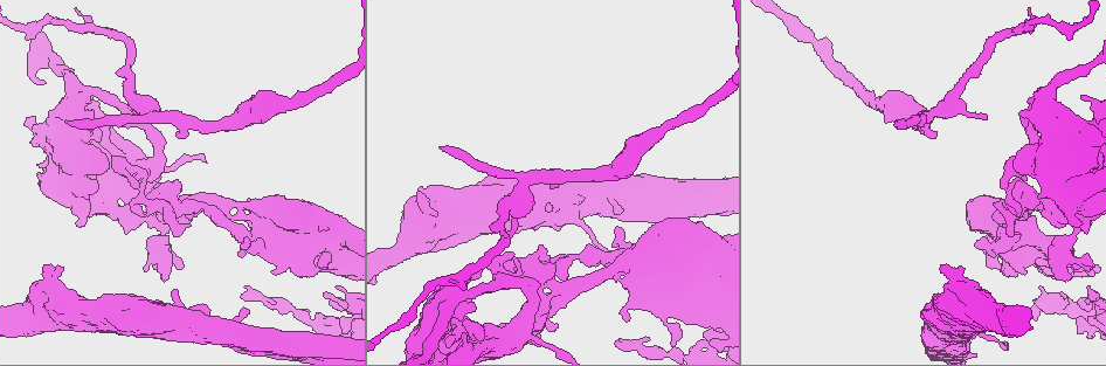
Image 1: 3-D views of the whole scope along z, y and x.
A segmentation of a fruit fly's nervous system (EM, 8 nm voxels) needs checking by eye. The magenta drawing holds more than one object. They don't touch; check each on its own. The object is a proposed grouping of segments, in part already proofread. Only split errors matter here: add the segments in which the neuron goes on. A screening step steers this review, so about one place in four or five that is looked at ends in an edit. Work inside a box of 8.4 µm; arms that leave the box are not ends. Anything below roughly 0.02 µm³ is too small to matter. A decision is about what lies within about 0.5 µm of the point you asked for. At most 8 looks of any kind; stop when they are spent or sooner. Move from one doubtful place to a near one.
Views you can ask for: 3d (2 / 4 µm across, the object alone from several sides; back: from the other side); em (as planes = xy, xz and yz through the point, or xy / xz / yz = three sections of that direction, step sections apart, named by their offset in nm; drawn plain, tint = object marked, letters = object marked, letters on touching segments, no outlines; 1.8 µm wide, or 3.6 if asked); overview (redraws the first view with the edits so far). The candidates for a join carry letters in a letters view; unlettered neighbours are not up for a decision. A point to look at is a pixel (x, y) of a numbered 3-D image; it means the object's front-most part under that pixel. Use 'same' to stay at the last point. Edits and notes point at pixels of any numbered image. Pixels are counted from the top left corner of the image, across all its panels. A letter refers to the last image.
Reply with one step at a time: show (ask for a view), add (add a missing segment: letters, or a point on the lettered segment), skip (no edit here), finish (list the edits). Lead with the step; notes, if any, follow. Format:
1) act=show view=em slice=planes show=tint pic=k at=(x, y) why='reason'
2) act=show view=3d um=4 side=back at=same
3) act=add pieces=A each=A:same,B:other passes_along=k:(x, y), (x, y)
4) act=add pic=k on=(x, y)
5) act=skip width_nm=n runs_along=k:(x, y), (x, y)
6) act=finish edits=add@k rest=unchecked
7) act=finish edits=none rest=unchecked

act=show view=3d um=2 pic=1 at=(1041, 287) why='free end'

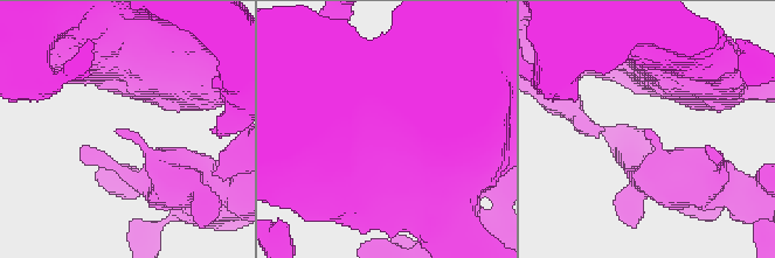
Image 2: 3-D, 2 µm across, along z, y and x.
act=show view=em slice=planes show=letters pic=2 at=(648, 128) why='now the EM'

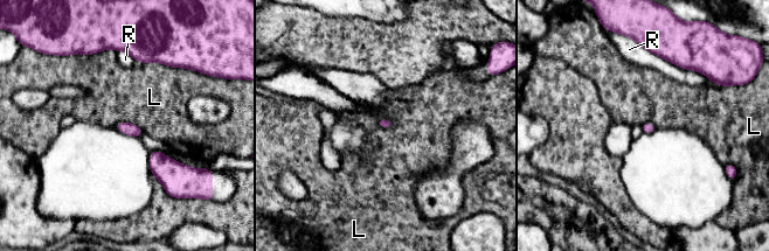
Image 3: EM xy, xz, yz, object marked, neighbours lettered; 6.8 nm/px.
act=skip longest_contact=R:600nm each=L:other,R:other found='none of them fits'

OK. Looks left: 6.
act=show view=3d um=2 pic=1 at=(968, 344) why='branch stops here'

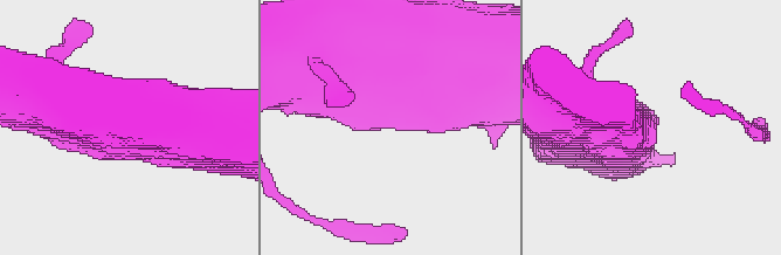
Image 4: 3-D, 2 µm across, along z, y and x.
act=show view=em slice=planes show=plain pic=4 at=(657, 123) why='shape alone is not enough'

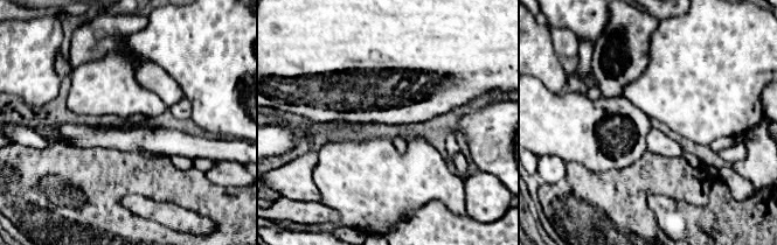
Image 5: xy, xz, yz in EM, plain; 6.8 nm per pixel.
act=show view=em slice=planes show=letters at=same

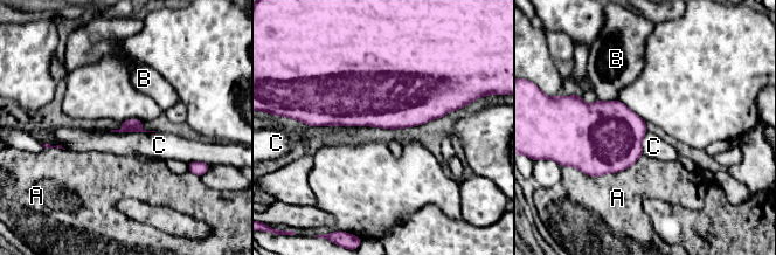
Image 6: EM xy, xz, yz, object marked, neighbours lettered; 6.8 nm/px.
act=skip each=A:other,B:other,C:other border=6:(109, 131), (156, 131) found='no lettered segment goes on from it'

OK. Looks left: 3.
act=show view=3d um=4 pic=1 at=(1004, 225) why='branch stops here'

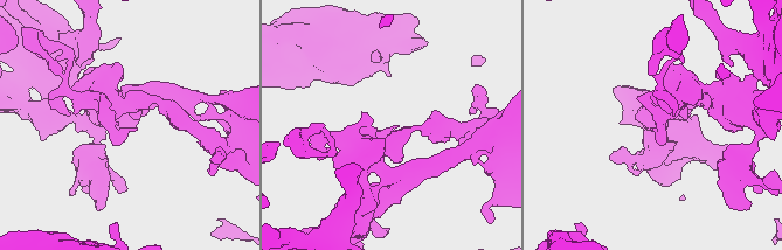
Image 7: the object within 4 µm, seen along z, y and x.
act=show view=em slice=xz step=16 show=letters pic=7 at=(133, 130)

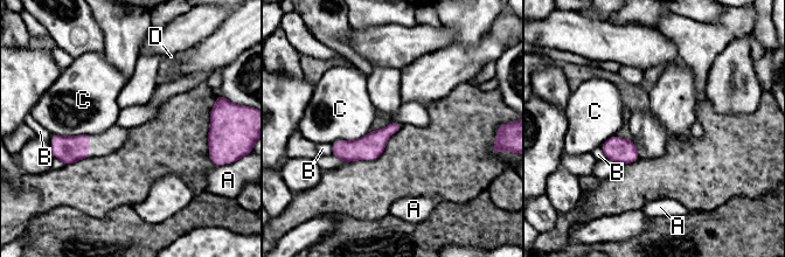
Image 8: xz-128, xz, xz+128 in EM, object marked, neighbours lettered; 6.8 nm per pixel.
act=show view=em slice=planes show=letters at=same why='another direction'

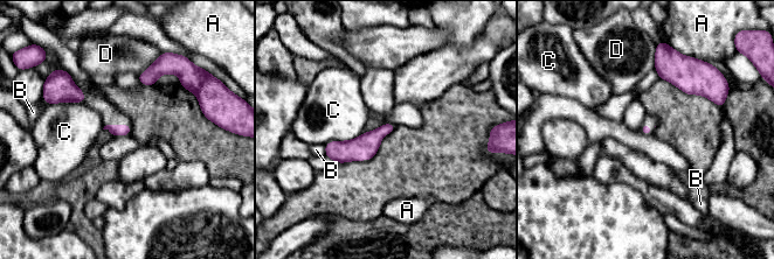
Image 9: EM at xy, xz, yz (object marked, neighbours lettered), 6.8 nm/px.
act=skip longest_contact=C:280nm each=A:other,B:other,C:other,D:other found='no lettered segment goes on from it'

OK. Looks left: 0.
act=finish edits=none rest=unchecked

